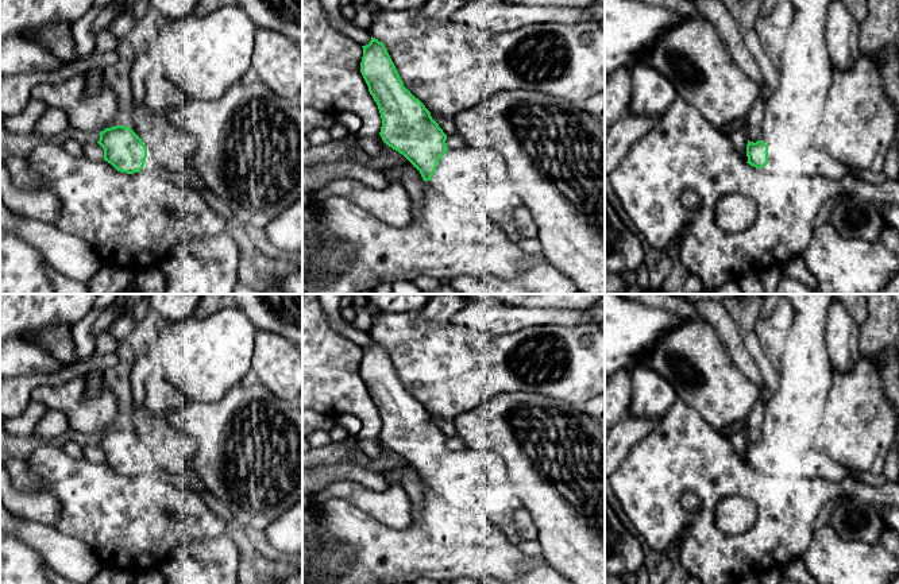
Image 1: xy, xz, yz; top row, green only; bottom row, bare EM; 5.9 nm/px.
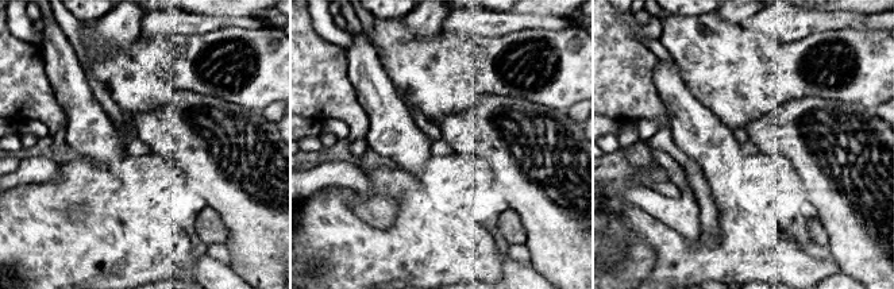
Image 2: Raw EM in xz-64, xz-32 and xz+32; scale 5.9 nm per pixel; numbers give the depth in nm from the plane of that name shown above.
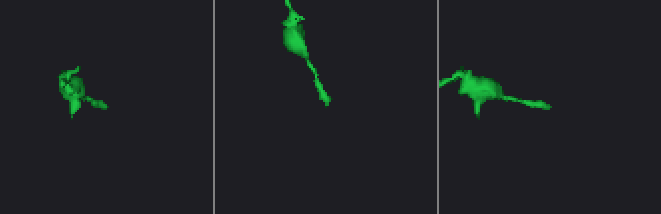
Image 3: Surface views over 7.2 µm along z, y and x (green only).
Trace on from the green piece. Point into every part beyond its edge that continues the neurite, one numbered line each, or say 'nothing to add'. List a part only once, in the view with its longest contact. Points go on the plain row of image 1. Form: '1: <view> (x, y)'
1: xz (458, 491)

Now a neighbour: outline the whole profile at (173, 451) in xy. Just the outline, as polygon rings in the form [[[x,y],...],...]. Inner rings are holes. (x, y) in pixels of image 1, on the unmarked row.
[[[146,406],[134,407],[131,429],[153,453],[162,472],[175,477],[190,468],[196,441],[173,429],[161,414],[150,411]]]

